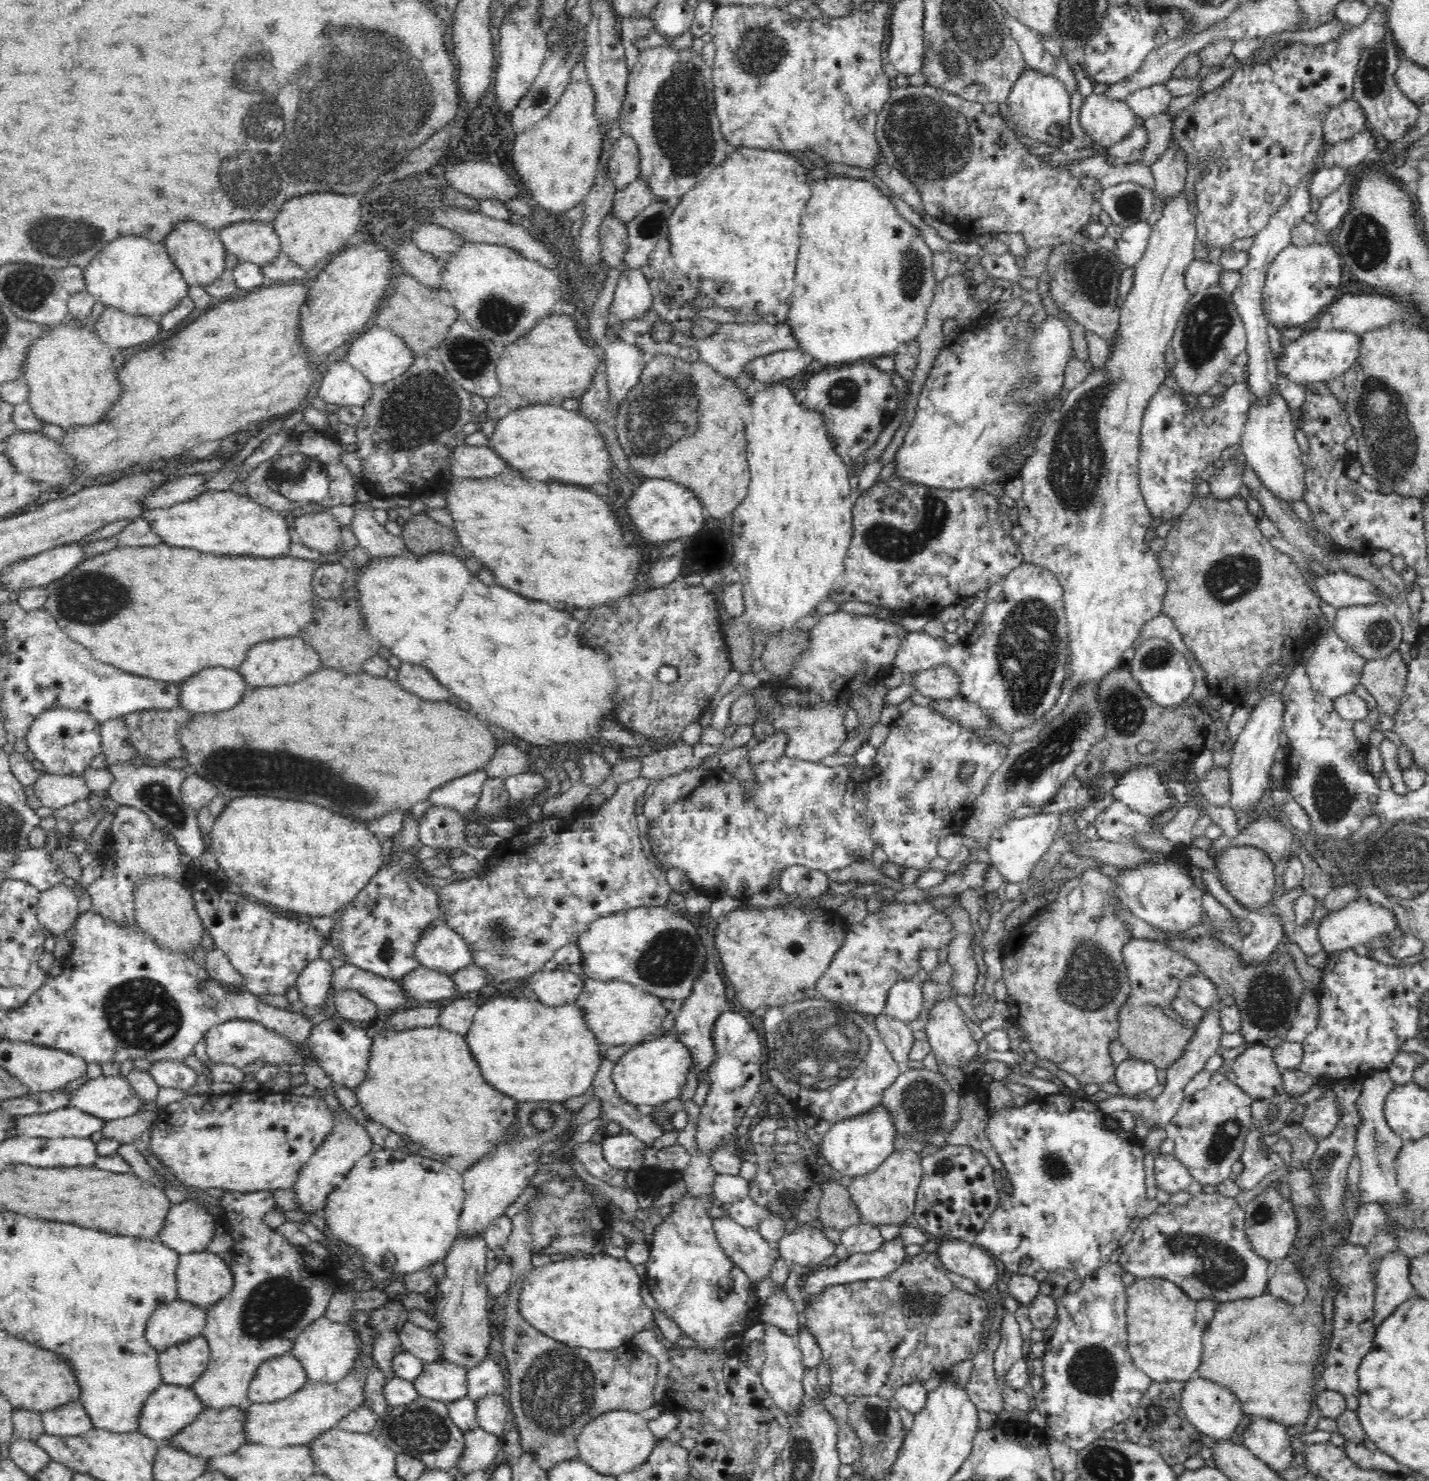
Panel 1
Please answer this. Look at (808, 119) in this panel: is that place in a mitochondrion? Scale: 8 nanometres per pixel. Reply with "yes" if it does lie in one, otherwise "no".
no

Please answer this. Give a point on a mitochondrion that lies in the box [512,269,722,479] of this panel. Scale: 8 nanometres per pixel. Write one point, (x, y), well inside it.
(670, 400)

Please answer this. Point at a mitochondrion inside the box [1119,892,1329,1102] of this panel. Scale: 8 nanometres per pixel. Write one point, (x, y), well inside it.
(1269, 1002)

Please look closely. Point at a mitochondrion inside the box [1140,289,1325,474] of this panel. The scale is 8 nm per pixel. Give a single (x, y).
(1207, 325)

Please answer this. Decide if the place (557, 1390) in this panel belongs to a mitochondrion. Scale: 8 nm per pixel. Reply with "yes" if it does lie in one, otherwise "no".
yes

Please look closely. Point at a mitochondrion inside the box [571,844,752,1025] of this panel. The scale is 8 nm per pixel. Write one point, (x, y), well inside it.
(672, 956)

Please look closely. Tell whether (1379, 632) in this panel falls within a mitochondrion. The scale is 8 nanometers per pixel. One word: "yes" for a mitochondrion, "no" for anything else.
yes

